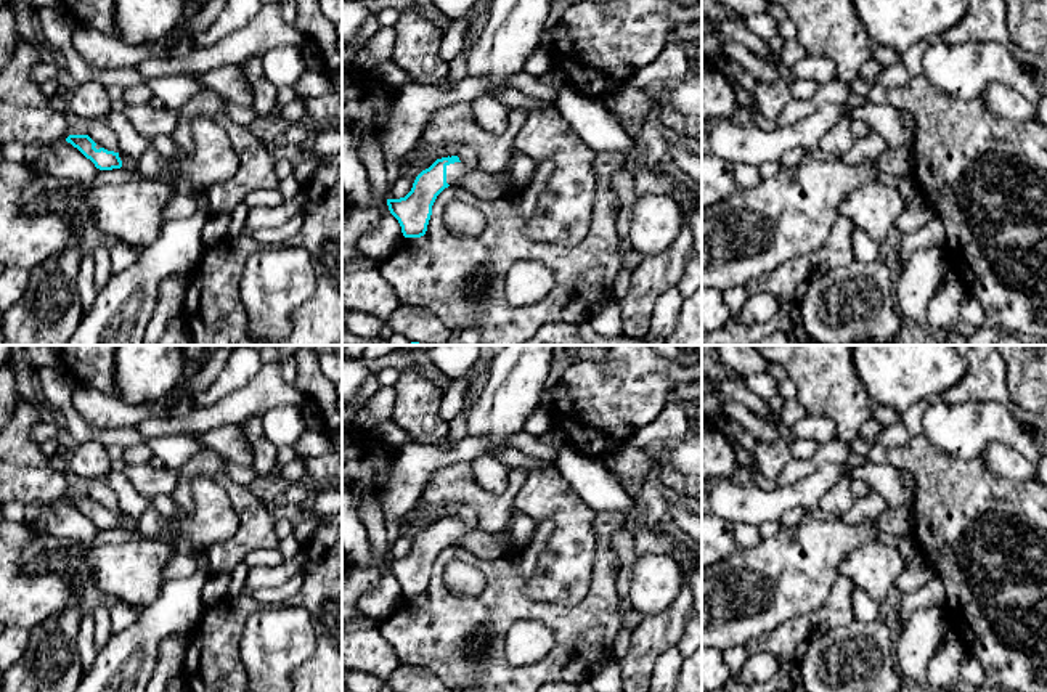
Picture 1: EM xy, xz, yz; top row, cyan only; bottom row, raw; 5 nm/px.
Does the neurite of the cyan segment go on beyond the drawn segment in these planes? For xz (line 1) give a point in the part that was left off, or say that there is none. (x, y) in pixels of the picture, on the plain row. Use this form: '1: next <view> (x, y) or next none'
1: next xz (484, 545)

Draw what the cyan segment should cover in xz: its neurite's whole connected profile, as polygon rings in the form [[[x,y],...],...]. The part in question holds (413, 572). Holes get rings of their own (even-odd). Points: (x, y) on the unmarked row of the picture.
[[[458,515],[437,519],[416,536],[405,557],[387,559],[389,570],[398,580],[405,597],[426,594],[437,556],[453,544],[462,546],[483,560],[493,560],[504,554],[495,533],[483,528],[469,530]]]

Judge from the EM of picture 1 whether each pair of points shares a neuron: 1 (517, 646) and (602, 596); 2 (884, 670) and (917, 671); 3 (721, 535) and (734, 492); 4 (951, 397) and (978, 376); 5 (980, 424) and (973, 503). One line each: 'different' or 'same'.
1: different
2: different
3: different
4: same
5: different

